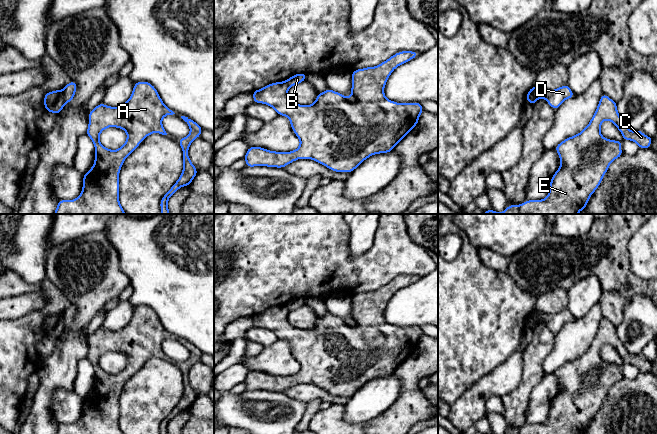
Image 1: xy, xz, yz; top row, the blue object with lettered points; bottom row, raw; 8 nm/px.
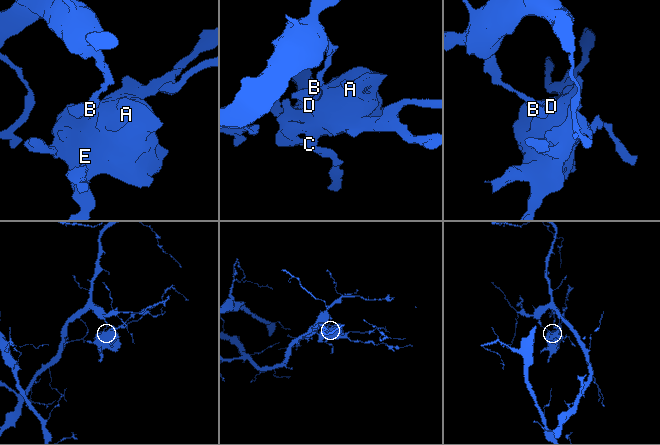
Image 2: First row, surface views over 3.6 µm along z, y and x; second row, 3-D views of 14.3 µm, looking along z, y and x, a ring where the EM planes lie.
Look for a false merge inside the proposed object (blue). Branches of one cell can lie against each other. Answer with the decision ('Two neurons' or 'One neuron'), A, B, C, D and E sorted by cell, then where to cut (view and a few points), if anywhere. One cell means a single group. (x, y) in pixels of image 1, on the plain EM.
Two neurons. Groups: A C D E / B. Split along yz (536, 310), (531, 327)

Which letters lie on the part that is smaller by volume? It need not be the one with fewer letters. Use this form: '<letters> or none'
A, C, D, E

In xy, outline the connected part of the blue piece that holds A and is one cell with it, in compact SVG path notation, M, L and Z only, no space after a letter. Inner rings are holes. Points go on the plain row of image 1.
M146 305L135 306L130 322L118 331L111 331L100 327L90 335L89 348L86 359L90 361L95 371L95 384L91 393L83 399L83 411L81 418L73 424L59 424L56 434L123 434L119 426L119 397L125 383L134 376L140 367L152 357L167 359L162 343L167 339L175 338L162 325L156 312ZM109 351L123 353L127 358L126 366L117 374L105 372L99 363L103 354Z

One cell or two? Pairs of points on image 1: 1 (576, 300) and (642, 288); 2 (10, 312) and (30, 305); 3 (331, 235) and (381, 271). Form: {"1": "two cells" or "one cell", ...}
{"1": "two cells", "2": "one cell", "3": "one cell"}

